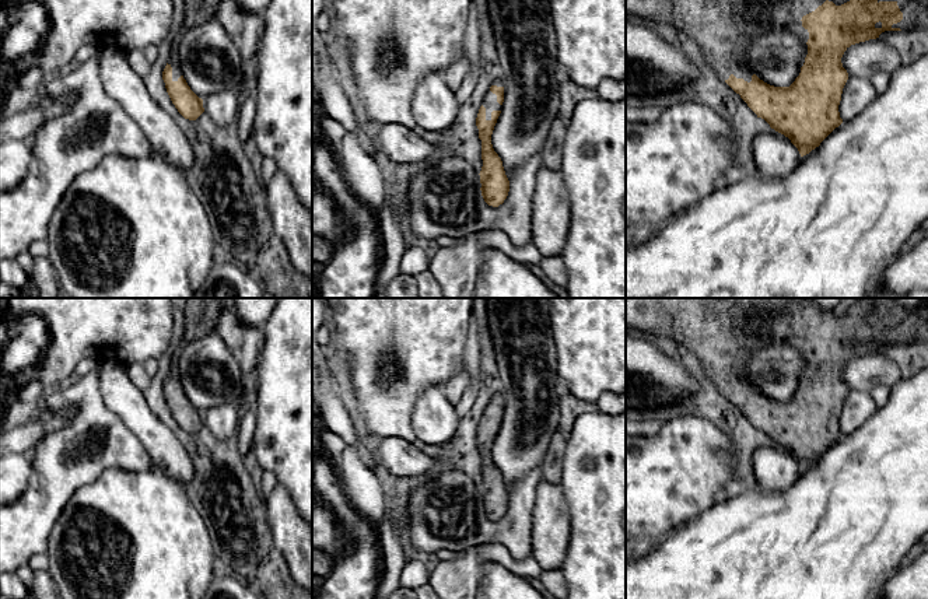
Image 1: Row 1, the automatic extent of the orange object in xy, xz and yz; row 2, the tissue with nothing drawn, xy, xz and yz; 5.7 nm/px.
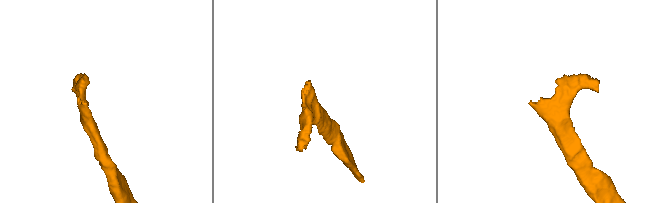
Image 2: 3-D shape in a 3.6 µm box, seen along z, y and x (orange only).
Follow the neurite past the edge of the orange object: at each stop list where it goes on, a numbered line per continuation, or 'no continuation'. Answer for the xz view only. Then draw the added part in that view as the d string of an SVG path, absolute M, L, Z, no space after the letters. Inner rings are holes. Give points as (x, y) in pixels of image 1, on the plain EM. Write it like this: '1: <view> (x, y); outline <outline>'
1: xz (490, 416); outline M490 403L486 406L481 418L486 421L486 434L491 434L493 424L501 424L501 418L497 416L497 409Z

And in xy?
1: xy (177, 386); outline M175 367L171 372L168 372L168 378L172 381L172 395L178 395L178 392L182 389L182 385Z

